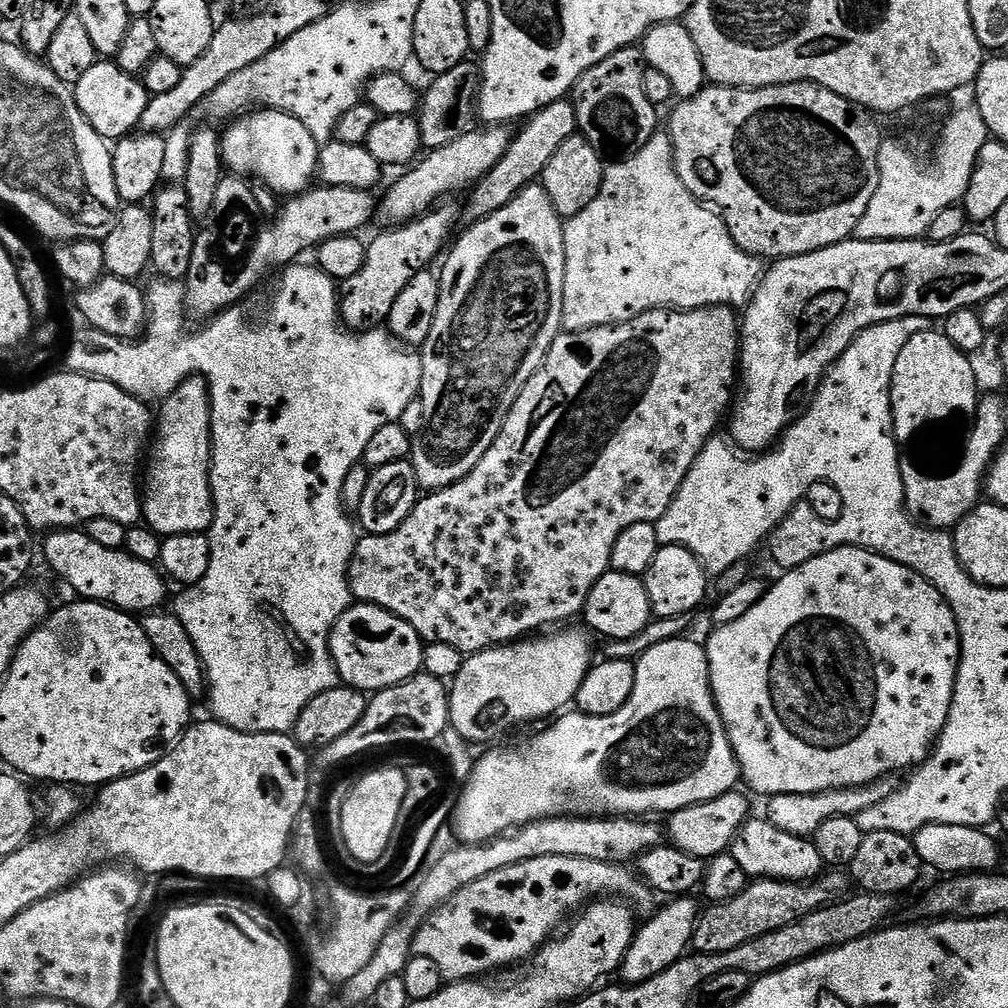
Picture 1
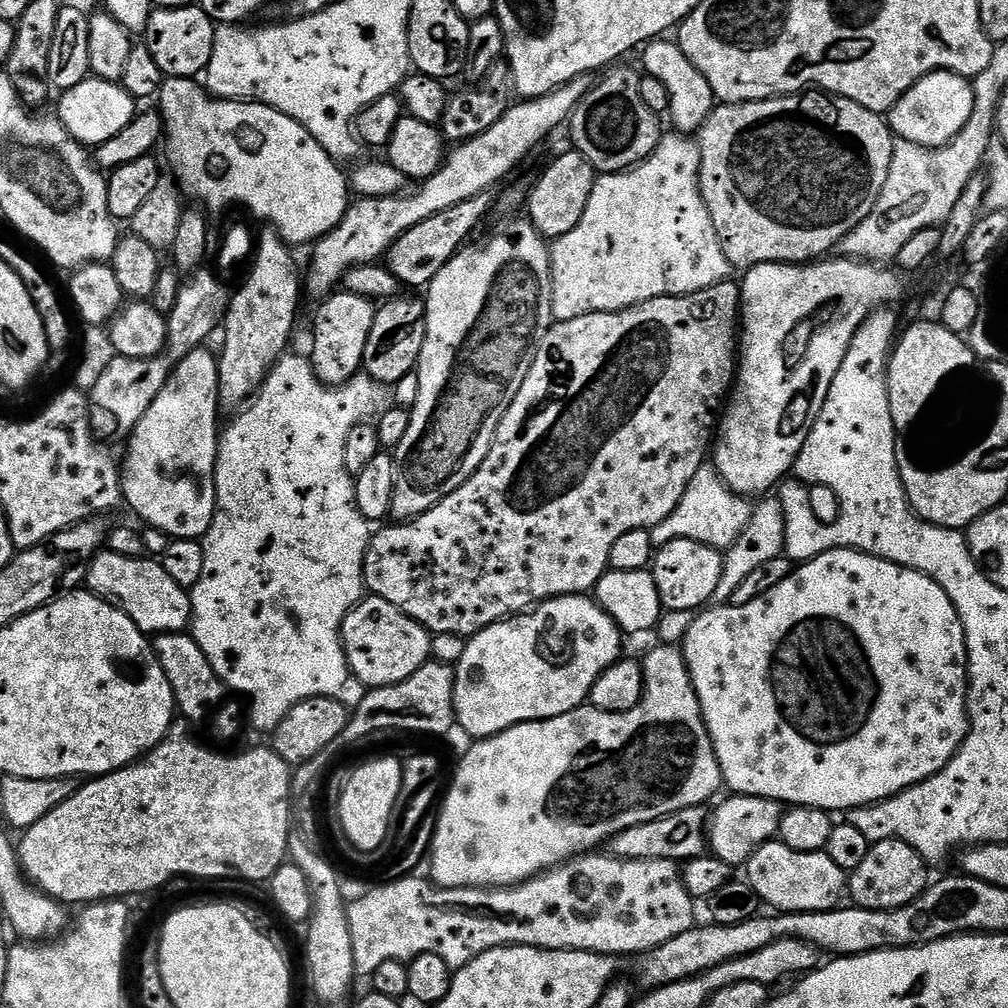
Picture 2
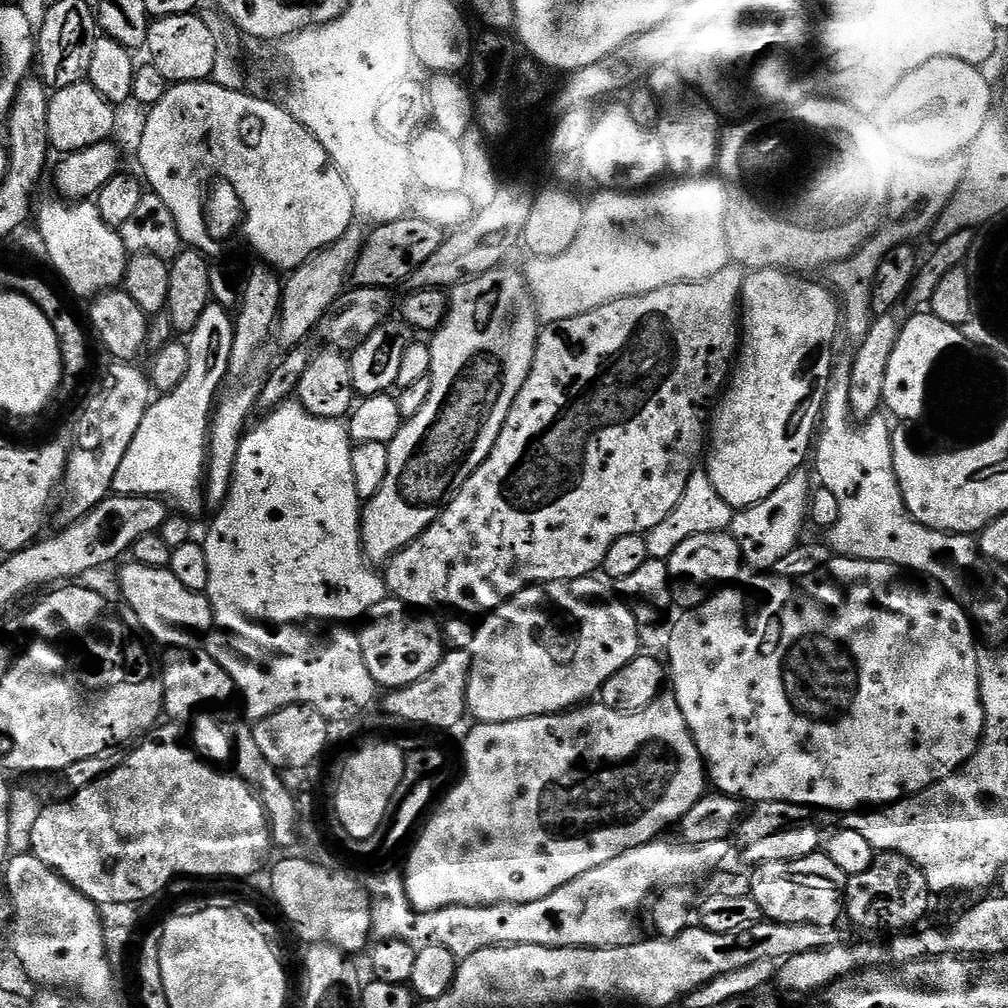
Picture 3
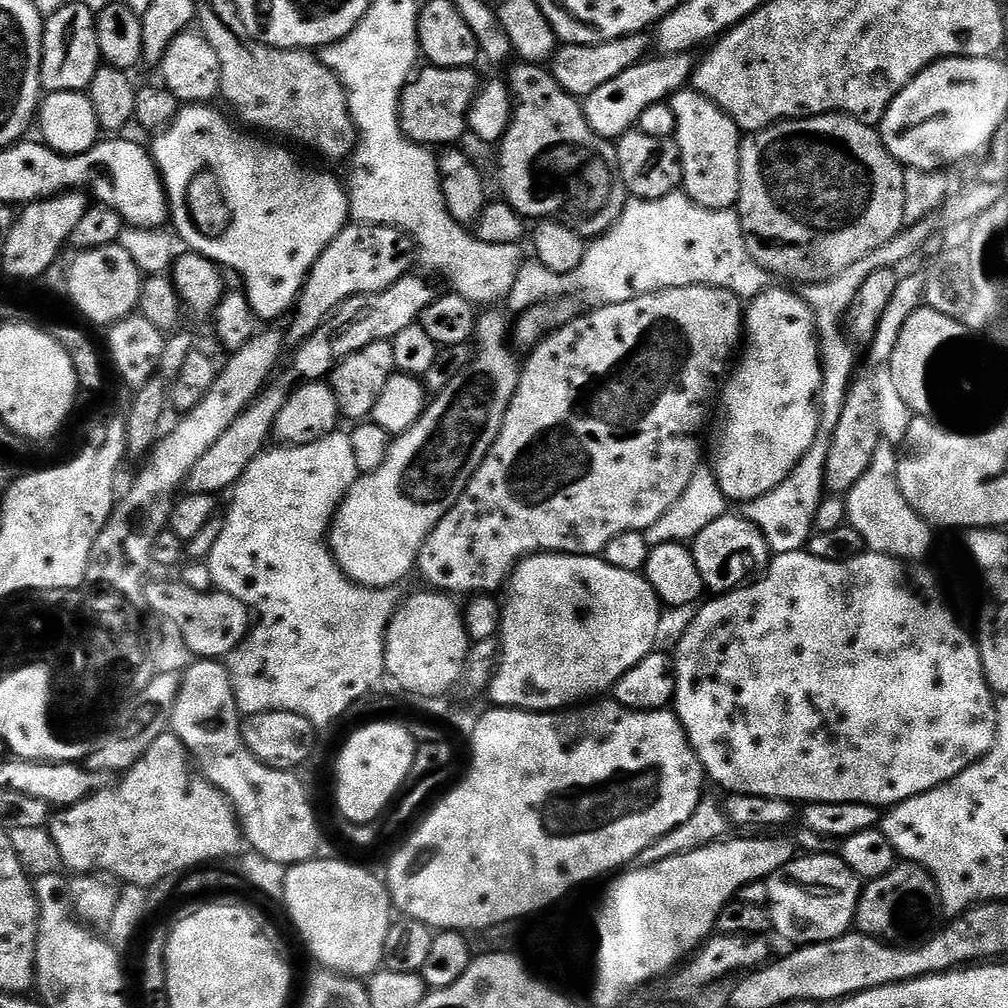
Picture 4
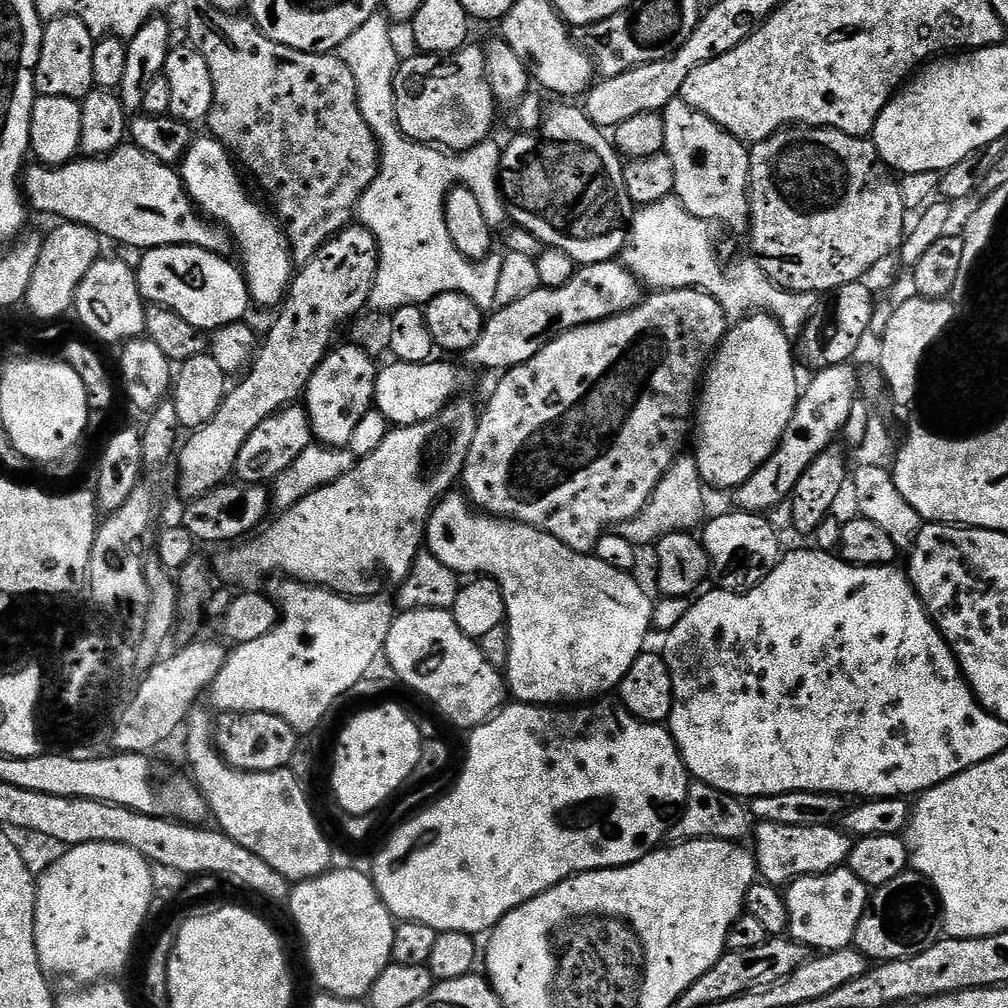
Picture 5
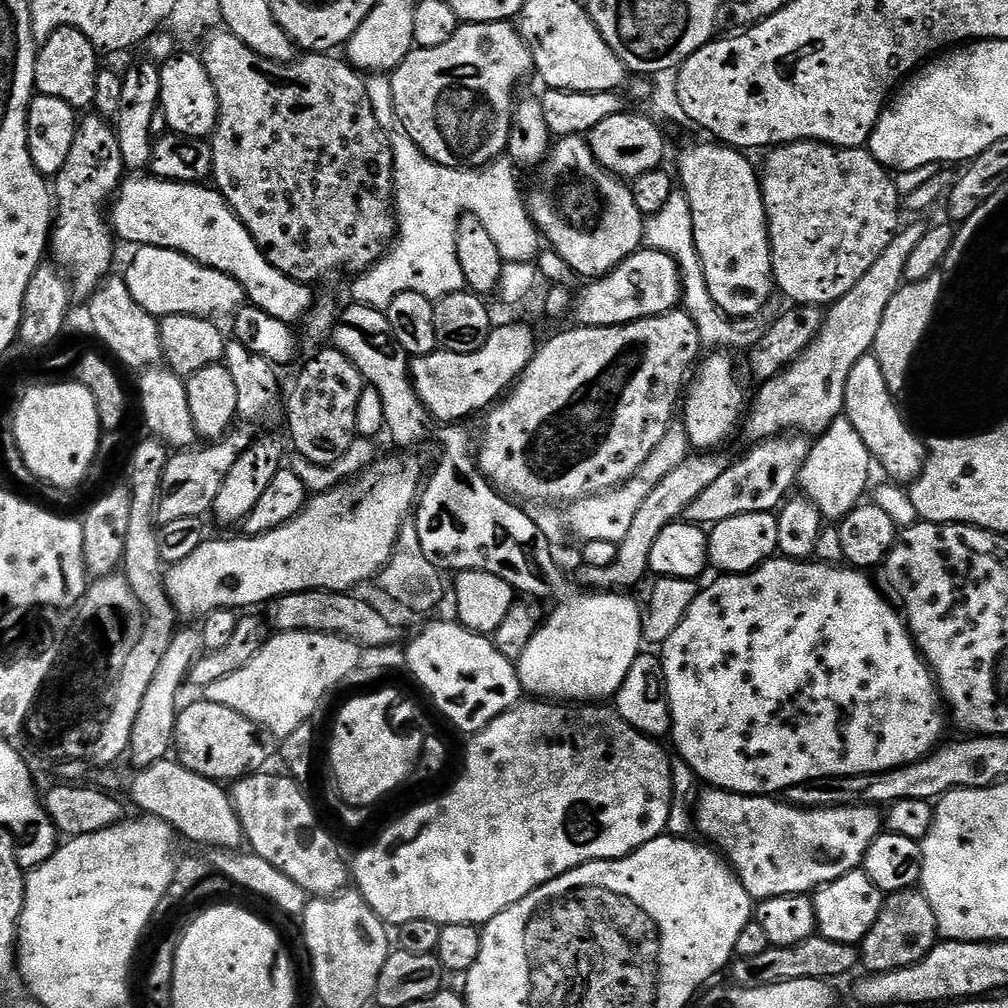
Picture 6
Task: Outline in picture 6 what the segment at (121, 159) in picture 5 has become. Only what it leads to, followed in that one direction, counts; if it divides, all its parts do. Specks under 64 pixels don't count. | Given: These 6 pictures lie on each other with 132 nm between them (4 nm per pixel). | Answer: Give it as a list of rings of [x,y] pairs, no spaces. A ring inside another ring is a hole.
[[[125,179],[110,208],[110,223],[115,235],[131,246],[162,247],[186,255],[197,265],[213,268],[236,279],[247,296],[247,303],[261,308],[281,322],[296,326],[314,303],[313,289],[282,274],[268,261],[254,242],[250,230],[242,226],[234,210],[215,187],[179,184],[177,180]]]

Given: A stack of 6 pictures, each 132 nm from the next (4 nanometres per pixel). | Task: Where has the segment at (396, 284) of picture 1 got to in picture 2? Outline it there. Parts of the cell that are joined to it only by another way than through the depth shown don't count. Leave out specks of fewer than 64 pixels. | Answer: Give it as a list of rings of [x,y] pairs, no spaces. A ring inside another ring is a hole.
[[[336,290],[319,301],[316,325],[312,328],[312,371],[326,384],[344,384],[361,371],[366,350],[366,338],[374,326],[378,308],[371,300],[353,292]]]

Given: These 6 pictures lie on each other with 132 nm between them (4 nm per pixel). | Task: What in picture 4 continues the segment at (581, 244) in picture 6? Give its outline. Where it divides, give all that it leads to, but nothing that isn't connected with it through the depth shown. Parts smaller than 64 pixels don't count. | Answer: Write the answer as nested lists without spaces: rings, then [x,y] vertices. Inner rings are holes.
[[[516,62],[508,70],[506,85],[514,97],[514,107],[510,112],[508,128],[498,141],[503,199],[525,221],[555,220],[568,225],[577,234],[595,237],[598,227],[592,220],[598,219],[603,214],[604,207],[611,202],[612,180],[614,184],[613,165],[609,157],[608,160],[604,157],[605,141],[586,122],[581,101],[564,90],[547,67],[539,63]]]

